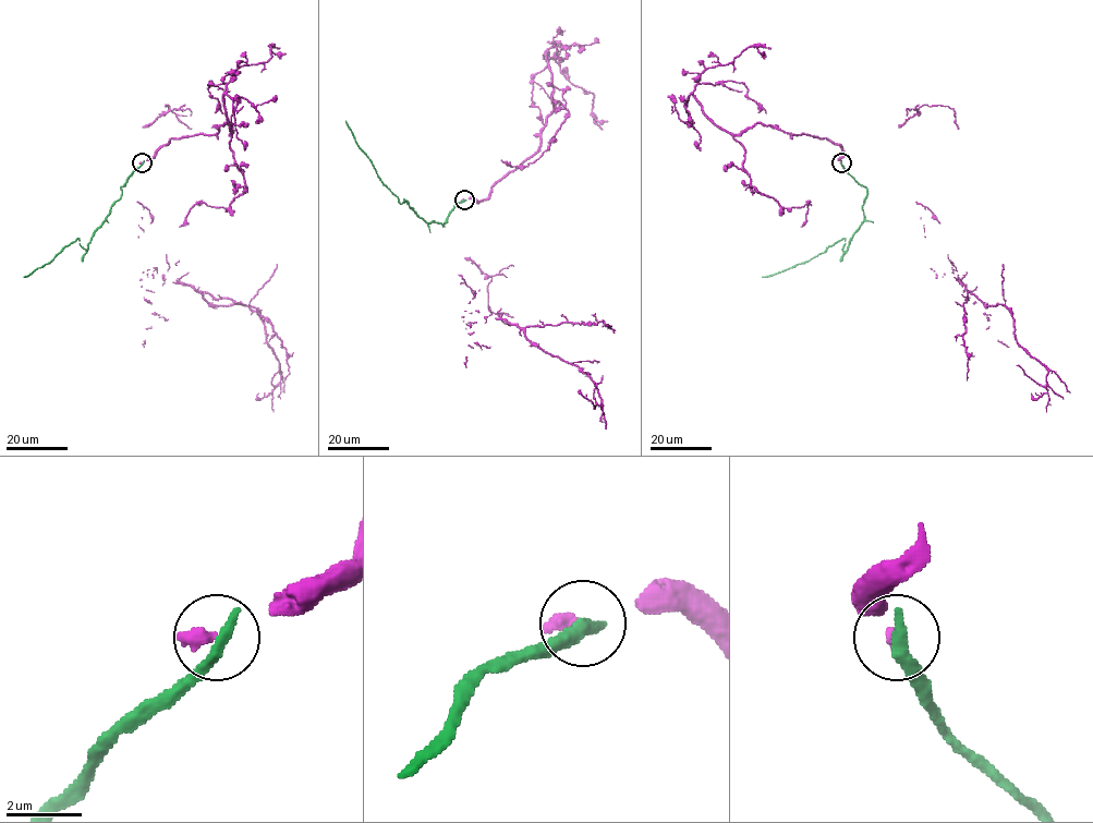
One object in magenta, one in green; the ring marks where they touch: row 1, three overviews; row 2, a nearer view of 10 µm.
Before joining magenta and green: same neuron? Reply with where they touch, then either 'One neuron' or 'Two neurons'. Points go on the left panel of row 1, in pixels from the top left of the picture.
Place: (142, 162). Two neurons

